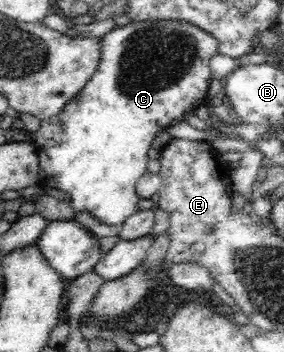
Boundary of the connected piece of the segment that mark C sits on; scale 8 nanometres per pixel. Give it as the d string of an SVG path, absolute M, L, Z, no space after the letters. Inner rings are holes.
M159 20L145 21L144 24L128 24L123 25L123 27L117 26L113 28L109 33L104 35L100 65L96 73L88 80L85 88L81 89L81 91L65 105L59 115L49 117L49 119L40 122L38 129L32 133L32 141L36 146L37 156L39 156L40 181L38 183L69 193L70 199L68 202L75 213L86 211L93 219L97 219L97 221L105 225L123 225L126 219L138 210L140 197L137 195L136 185L138 179L146 172L147 162L149 161L148 151L152 148L155 137L170 125L181 121L180 118L183 115L200 105L205 105L205 101L209 101L207 98L207 90L213 79L211 69L209 68L209 59L215 54L219 54L217 40L192 24Z

